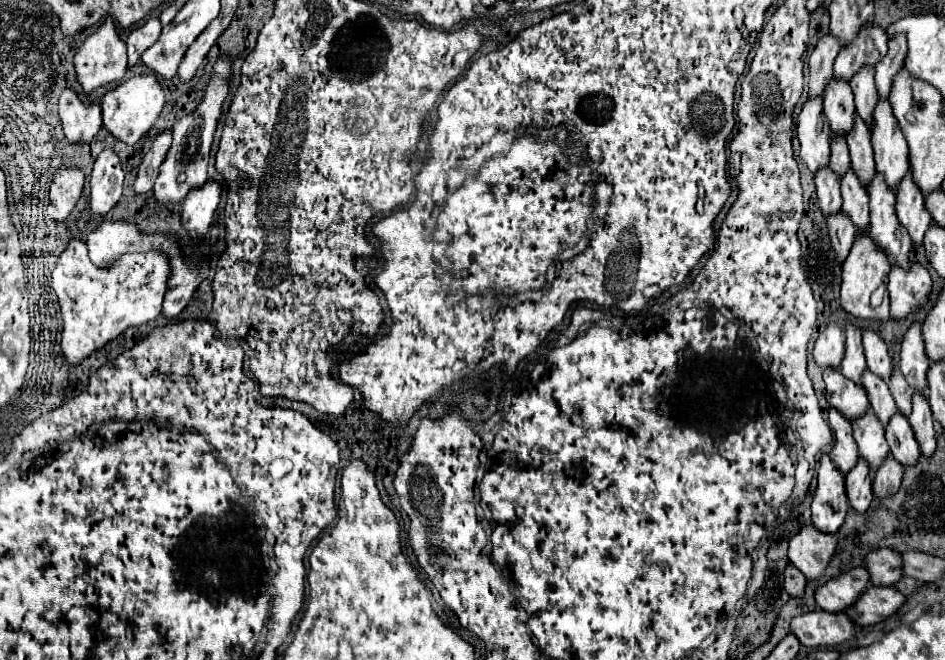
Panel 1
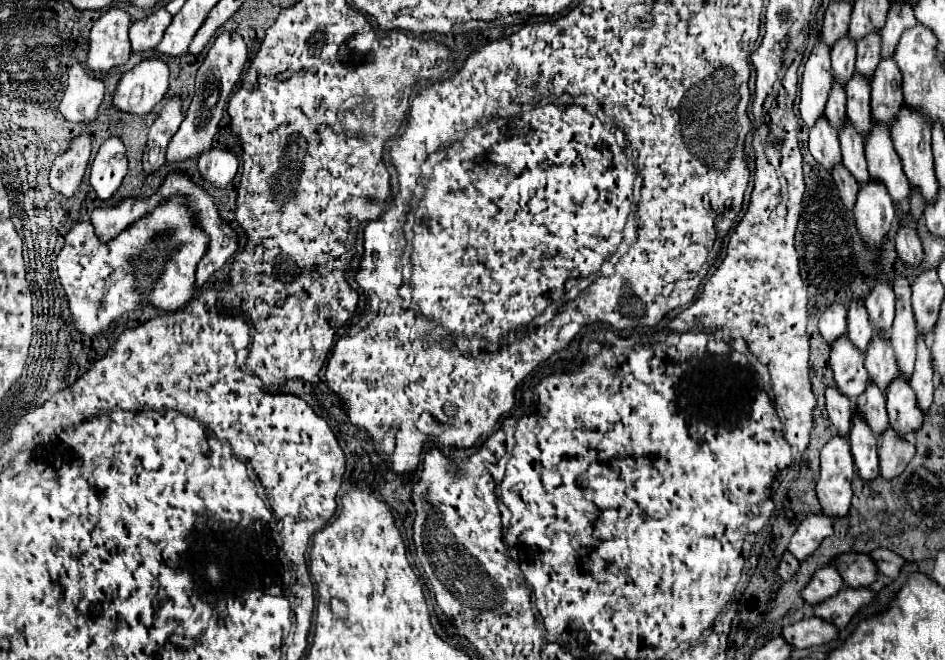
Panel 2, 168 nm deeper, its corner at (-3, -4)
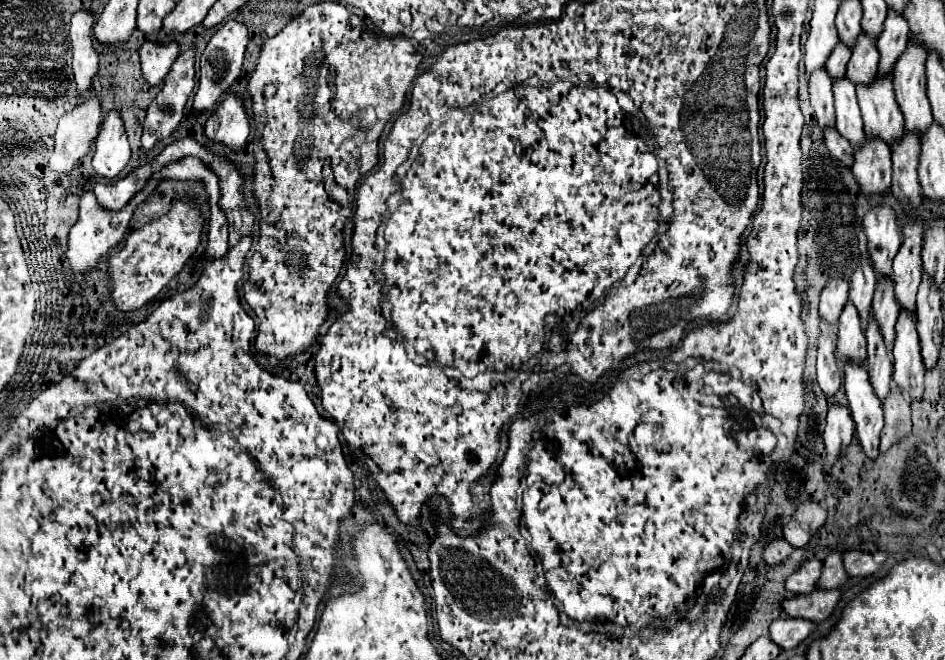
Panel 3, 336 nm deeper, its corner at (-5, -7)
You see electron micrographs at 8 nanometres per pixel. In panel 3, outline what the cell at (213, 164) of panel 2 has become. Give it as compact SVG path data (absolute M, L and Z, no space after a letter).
M230 95L222 105L218 105L206 123L204 133L210 143L220 143L234 153L242 151L250 133L248 115L242 107L242 99Z

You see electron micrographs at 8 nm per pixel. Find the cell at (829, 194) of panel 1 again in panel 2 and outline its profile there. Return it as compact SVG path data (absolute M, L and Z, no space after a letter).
M824 114L810 128L808 150L828 172L832 172L834 162L842 160L840 142L838 142L838 130L830 124L830 120Z

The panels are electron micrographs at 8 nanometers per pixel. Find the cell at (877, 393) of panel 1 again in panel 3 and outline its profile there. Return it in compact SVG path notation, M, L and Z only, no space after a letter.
M880 279L874 293L872 313L880 325L880 333L884 337L884 345L888 345L888 353L892 353L892 345L896 341L896 317L900 307L894 299L894 283L890 279Z

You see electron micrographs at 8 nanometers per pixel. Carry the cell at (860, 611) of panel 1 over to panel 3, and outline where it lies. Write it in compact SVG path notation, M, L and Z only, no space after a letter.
M816 589L806 595L794 595L782 601L782 611L790 617L800 617L808 621L826 621L840 601L840 591L836 589Z

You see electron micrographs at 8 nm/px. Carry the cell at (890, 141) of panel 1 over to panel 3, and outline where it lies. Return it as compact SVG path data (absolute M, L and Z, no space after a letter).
M888 13L888 19L884 23L884 33L880 35L876 47L880 49L880 63L878 73L880 77L890 77L896 65L896 59L900 59L900 53L904 53L908 45L908 23L898 13Z

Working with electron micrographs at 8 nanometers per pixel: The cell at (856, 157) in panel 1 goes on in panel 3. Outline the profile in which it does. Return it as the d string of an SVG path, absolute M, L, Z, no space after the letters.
M862 33L852 51L852 59L848 61L846 77L854 85L870 85L878 73L878 57L880 53L876 49L876 43Z

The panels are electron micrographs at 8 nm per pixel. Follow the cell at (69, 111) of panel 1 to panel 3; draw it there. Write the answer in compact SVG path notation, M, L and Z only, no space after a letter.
M78 11L72 15L70 39L72 39L72 71L76 81L76 91L82 95L90 91L92 79L98 73L98 53L92 43L94 17L88 11Z

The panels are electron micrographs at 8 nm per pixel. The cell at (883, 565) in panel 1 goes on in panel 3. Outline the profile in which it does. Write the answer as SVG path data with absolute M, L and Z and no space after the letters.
M830 553L824 559L824 569L822 569L822 577L818 581L820 589L840 589L842 585L846 585L848 581L848 573L844 569L844 561L842 561L842 553Z

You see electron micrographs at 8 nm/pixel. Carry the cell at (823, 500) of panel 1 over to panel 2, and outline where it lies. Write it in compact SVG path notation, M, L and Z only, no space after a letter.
M834 432L820 452L820 464L822 474L816 492L822 510L830 516L842 516L850 508L850 482L854 476L854 460L848 438Z

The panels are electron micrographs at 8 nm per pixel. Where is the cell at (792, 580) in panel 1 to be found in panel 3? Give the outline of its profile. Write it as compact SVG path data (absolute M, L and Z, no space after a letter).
M776 539L776 541L772 541L772 543L764 549L764 555L762 555L762 557L766 559L768 565L776 567L776 565L782 565L792 553L794 553L794 547L790 547L786 539Z

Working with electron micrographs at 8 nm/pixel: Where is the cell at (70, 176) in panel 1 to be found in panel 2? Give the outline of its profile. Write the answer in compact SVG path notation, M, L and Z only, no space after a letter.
M82 130L78 136L70 138L70 148L56 156L56 160L50 166L50 186L66 198L70 198L84 178L90 150L92 138L88 130Z

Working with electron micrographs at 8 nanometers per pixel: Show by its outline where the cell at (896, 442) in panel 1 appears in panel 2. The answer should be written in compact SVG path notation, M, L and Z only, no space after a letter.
M898 374L886 388L888 396L888 416L890 426L898 430L898 434L910 434L916 432L918 426L922 426L924 412L918 406L916 394L910 386L910 382Z

